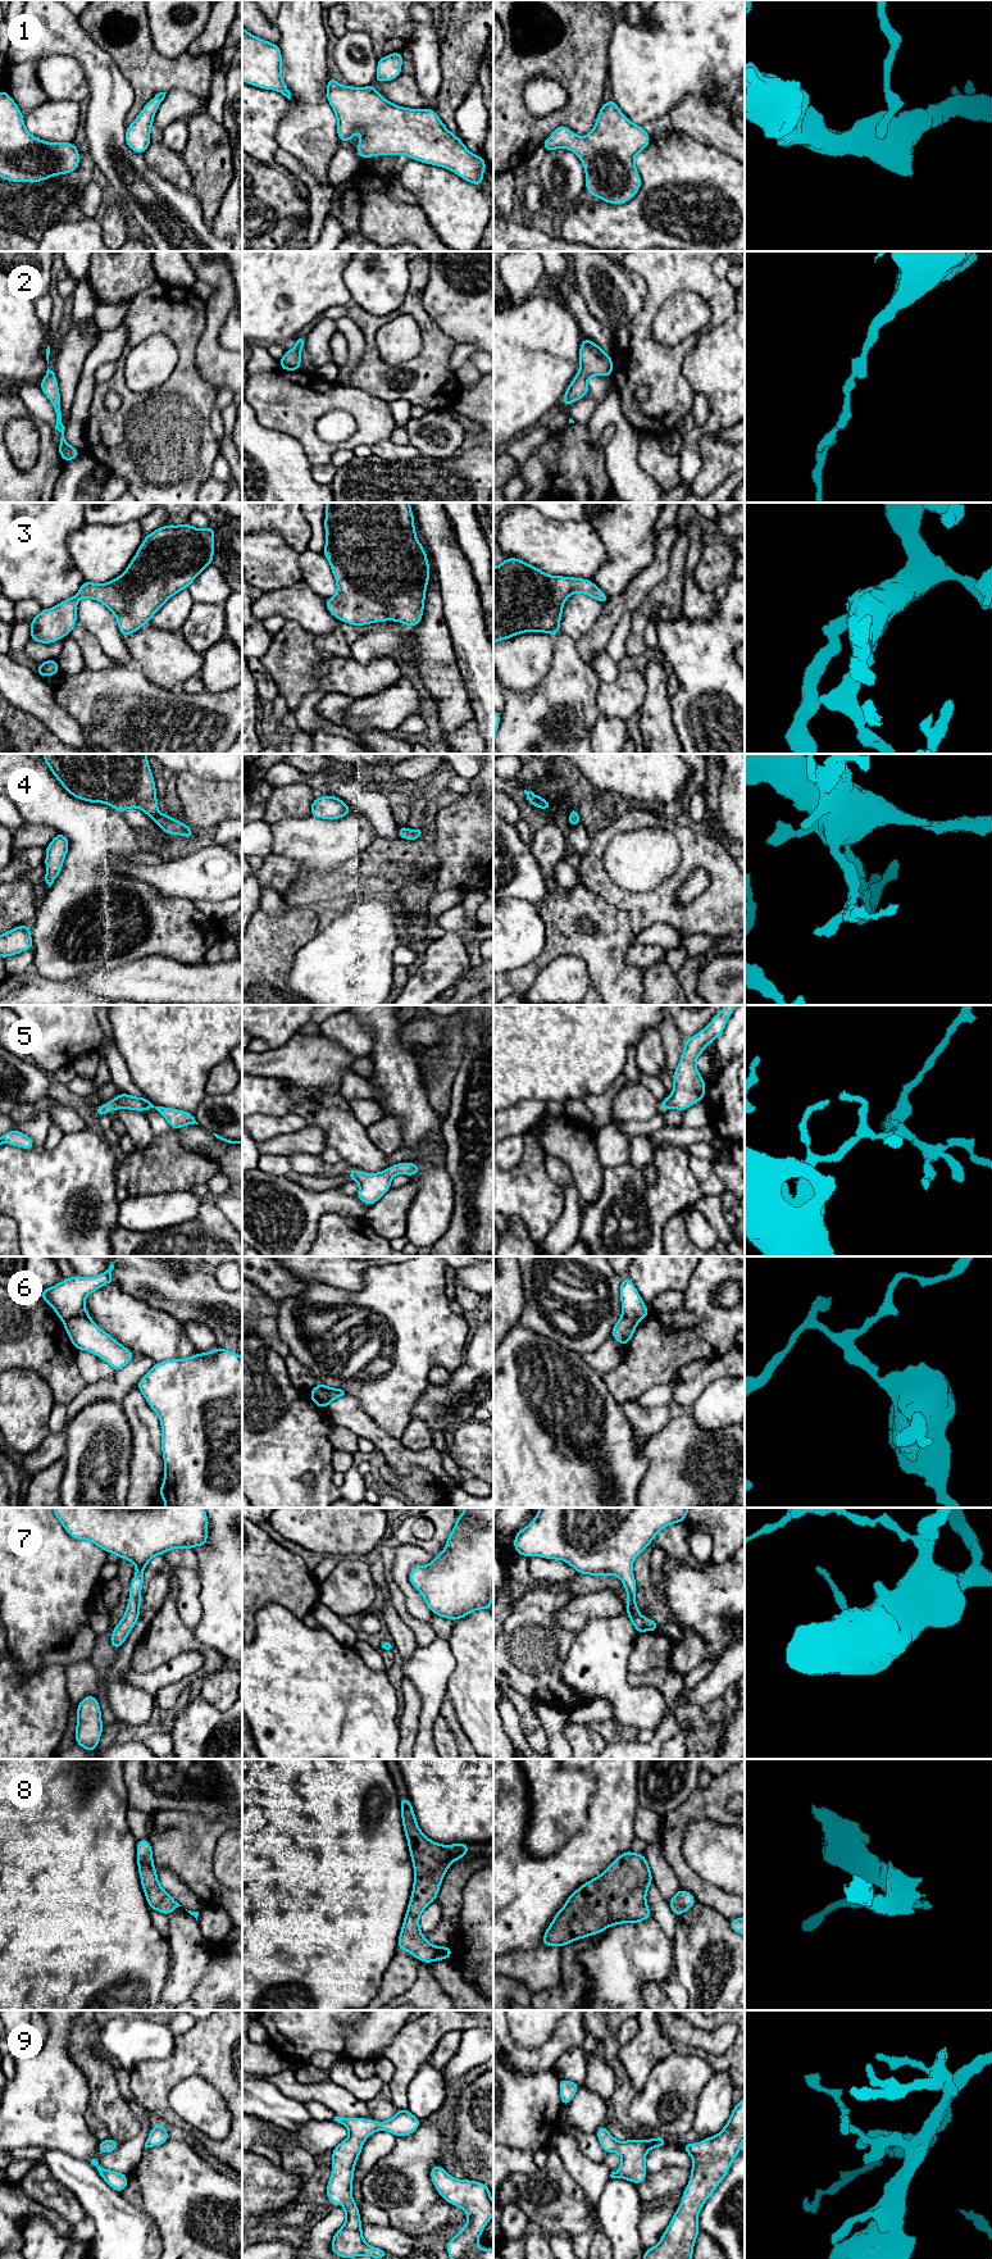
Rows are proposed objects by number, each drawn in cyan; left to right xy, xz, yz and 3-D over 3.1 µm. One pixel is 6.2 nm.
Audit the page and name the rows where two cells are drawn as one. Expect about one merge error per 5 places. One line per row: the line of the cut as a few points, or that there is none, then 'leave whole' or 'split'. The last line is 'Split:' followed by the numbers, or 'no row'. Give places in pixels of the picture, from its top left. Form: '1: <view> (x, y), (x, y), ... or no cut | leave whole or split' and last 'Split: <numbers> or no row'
1: no cut | leave whole
2: no cut | leave whole
3: no cut | leave whole
4: no cut | leave whole
5: no cut | leave whole
6: xy (85, 1309), (63, 1321) | split
7: no cut | leave whole
8: no cut | leave whole
9: no cut | leave whole
Split: 6

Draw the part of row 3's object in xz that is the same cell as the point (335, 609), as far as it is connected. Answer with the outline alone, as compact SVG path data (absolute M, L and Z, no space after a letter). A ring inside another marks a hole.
M326 503L326 547L337 595L326 599L327 610L352 626L396 621L417 627L423 618L428 556L417 538L409 503Z

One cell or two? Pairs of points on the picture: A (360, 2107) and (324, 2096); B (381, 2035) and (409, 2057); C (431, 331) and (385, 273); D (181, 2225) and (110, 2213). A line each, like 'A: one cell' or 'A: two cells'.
A: one cell
B: two cells
C: two cells
D: two cells

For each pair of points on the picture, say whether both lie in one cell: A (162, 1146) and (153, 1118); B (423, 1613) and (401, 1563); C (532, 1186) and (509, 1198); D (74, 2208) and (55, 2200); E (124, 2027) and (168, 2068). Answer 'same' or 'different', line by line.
A: different
B: same
C: same
D: same
E: different

